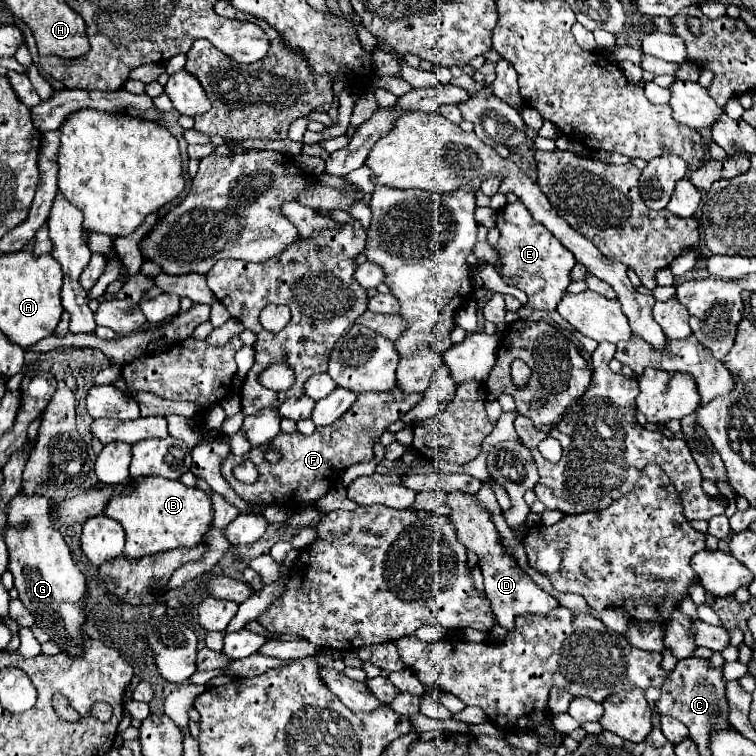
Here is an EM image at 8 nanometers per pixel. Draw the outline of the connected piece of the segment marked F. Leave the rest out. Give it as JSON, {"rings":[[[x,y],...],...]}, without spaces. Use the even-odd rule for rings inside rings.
{"rings":[[[398,389],[388,393],[360,393],[354,405],[332,425],[316,427],[316,431],[308,437],[302,433],[278,433],[266,447],[262,445],[252,449],[246,457],[230,455],[222,465],[222,473],[230,487],[252,507],[252,511],[256,511],[258,503],[266,503],[264,499],[268,499],[268,503],[278,503],[280,507],[288,507],[288,511],[296,513],[304,507],[304,503],[324,497],[338,483],[338,473],[342,473],[346,467],[374,459],[372,447],[380,441],[386,427],[406,415],[420,399],[422,395],[402,395]],[[268,451],[278,451],[282,455],[280,461],[268,463],[264,457]],[[238,461],[252,461],[256,465],[256,483],[248,485],[234,477],[234,467]]]}

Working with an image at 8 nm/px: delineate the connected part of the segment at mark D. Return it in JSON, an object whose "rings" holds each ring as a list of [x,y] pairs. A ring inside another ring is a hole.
{"rings":[[[450,493],[448,505],[452,509],[452,523],[456,527],[458,539],[460,543],[466,545],[466,549],[474,551],[478,555],[478,563],[482,567],[484,573],[484,587],[486,587],[486,597],[492,603],[492,613],[496,615],[498,625],[506,627],[508,631],[512,631],[514,627],[514,617],[518,615],[526,615],[526,613],[540,613],[540,615],[548,615],[552,609],[558,609],[560,603],[556,597],[552,597],[550,593],[542,591],[518,565],[516,561],[508,555],[508,551],[502,547],[500,535],[490,519],[490,515],[480,509],[474,501],[474,495],[468,493]]]}

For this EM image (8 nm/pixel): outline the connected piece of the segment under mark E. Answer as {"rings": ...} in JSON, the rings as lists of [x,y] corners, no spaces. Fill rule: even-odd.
{"rings":[[[522,201],[508,203],[496,215],[496,227],[500,229],[500,239],[496,251],[500,253],[502,273],[510,279],[512,285],[522,289],[528,295],[528,303],[518,309],[518,317],[528,319],[532,311],[556,311],[560,297],[564,297],[570,283],[570,271],[576,265],[572,253],[540,223],[532,219]]]}

